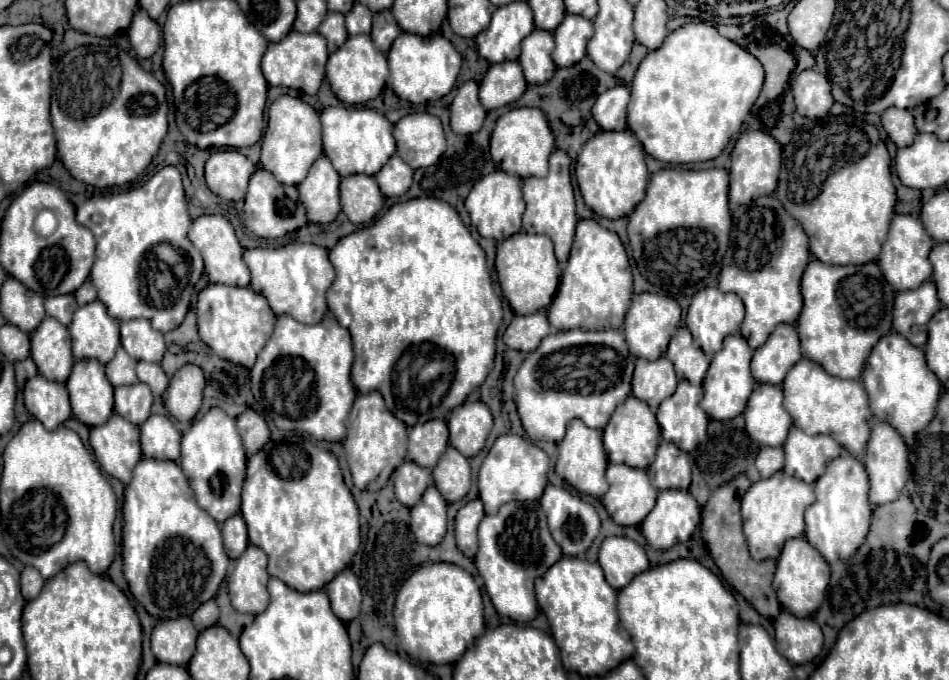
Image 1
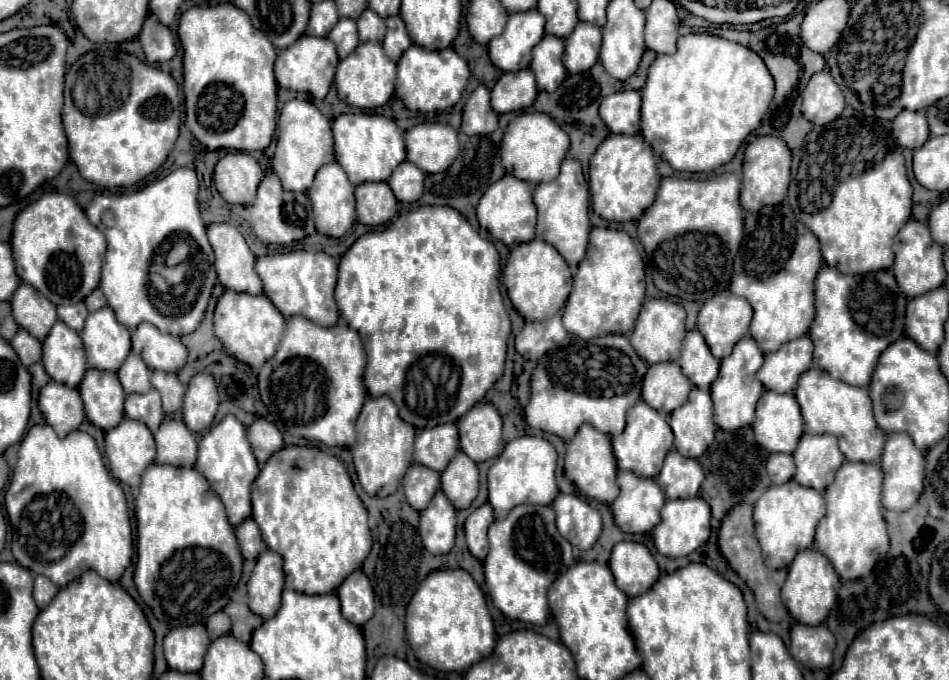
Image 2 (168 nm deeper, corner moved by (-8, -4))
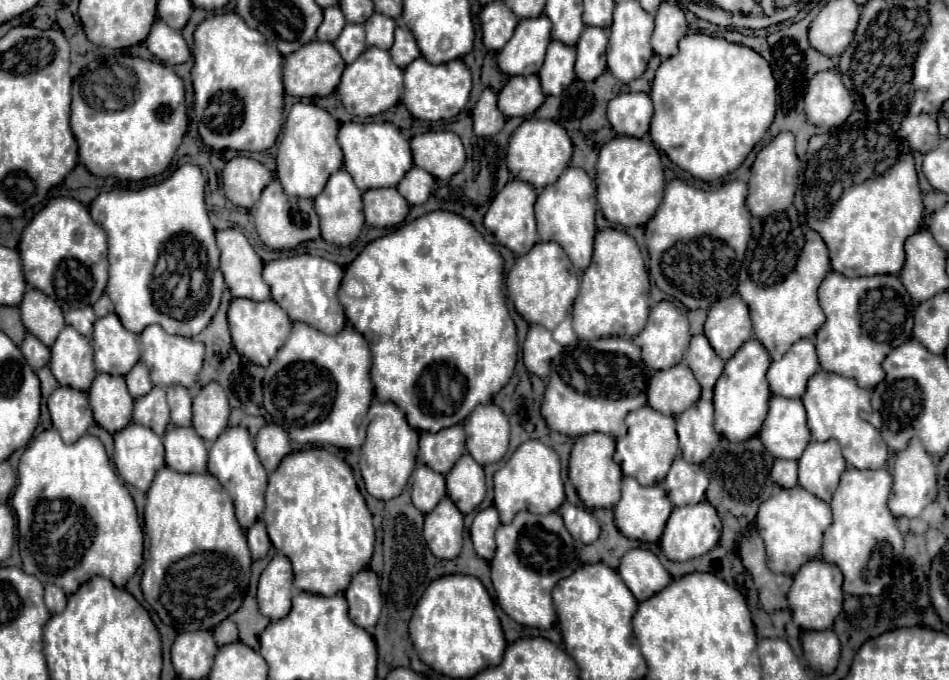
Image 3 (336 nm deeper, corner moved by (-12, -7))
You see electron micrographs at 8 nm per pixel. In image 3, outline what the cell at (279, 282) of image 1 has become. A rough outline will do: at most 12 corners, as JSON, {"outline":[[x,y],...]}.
{"outline":[[294,255],[264,265],[272,299],[292,321],[344,329],[344,269]]}

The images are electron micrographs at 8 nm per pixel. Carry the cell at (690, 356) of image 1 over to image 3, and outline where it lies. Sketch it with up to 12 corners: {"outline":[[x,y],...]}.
{"outline":[[694,335],[684,355],[712,401],[712,389],[724,361],[712,351],[706,335]]}

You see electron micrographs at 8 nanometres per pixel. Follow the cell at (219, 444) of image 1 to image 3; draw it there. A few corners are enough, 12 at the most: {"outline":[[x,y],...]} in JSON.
{"outline":[[228,427],[208,449],[248,529],[264,511],[268,473],[246,427]]}

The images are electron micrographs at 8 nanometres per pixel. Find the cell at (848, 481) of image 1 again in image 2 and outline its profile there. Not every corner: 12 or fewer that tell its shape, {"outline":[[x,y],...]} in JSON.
{"outline":[[844,462],[814,546],[848,582],[890,548],[878,464]]}

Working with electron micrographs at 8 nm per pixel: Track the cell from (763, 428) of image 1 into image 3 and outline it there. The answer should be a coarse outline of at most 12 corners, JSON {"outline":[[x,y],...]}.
{"outline":[[770,397],[758,433],[776,459],[800,459],[810,443],[800,399]]}

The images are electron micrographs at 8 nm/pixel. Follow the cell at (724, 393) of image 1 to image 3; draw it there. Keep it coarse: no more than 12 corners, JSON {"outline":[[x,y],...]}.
{"outline":[[750,339],[714,387],[714,427],[754,437],[768,413],[770,355]]}

